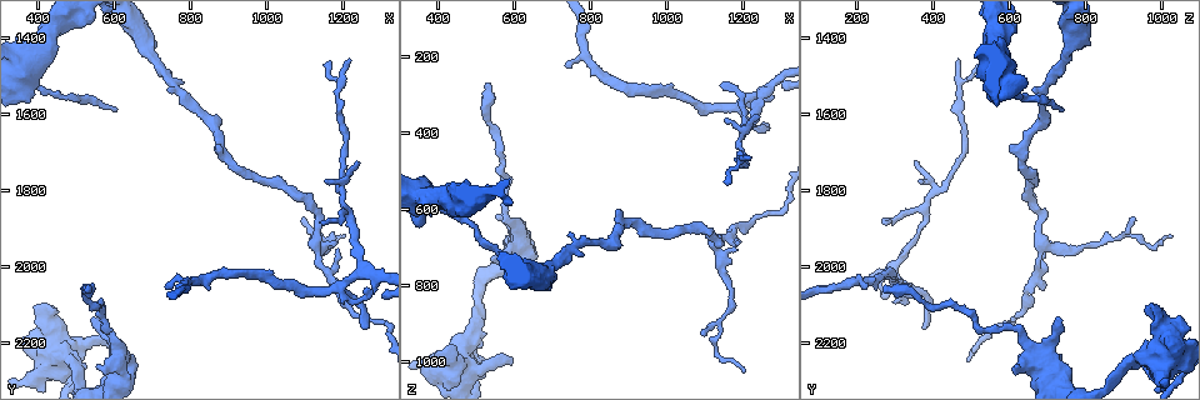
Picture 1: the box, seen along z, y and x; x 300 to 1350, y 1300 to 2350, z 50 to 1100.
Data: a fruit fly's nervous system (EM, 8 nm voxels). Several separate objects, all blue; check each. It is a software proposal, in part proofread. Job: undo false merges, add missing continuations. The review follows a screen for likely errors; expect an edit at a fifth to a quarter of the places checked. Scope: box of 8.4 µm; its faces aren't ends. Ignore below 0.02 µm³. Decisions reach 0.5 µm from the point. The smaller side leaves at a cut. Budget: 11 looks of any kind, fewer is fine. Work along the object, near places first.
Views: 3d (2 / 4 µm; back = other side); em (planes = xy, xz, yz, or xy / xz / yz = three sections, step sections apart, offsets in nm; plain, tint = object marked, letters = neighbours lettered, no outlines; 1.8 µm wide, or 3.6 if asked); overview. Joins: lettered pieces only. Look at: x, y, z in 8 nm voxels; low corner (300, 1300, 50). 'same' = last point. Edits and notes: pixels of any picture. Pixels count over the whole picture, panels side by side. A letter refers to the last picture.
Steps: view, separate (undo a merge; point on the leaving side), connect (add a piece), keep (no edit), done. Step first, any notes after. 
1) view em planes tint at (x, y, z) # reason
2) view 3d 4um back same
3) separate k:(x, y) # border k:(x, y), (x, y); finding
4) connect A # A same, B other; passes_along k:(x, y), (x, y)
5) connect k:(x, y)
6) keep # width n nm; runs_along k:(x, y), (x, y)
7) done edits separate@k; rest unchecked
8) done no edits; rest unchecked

view em planes letters at (1215, 1460, 460) # an open end

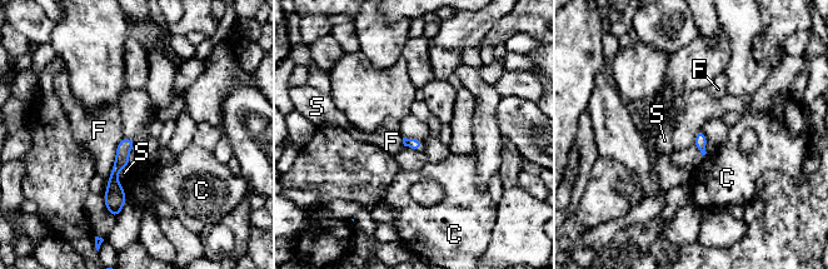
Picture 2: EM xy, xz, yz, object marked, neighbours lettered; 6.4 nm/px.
keep # longest_contact F 400 nm; C other, F other, S other; no lettered piece goes on from it

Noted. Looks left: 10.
view 3d 2um back at (690, 1440, 745) # calibre changes

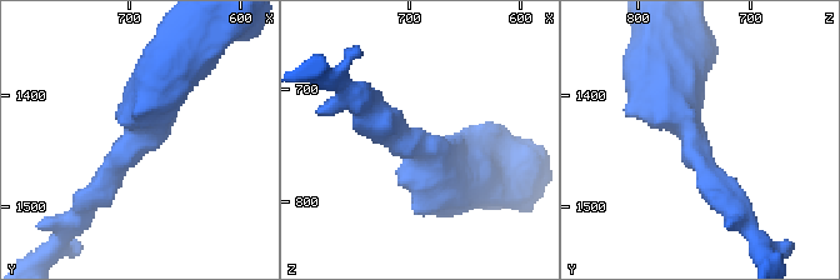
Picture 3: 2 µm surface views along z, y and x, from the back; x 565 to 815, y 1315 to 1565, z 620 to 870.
view em planes tint at (694, 1446, 748) # arm_widths 180, 440 nm

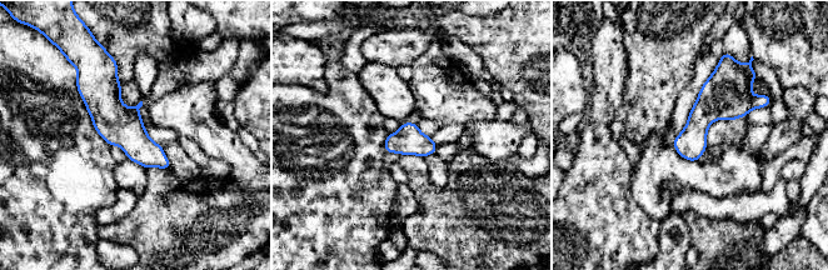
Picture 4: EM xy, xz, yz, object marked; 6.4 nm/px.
view em planes letters same

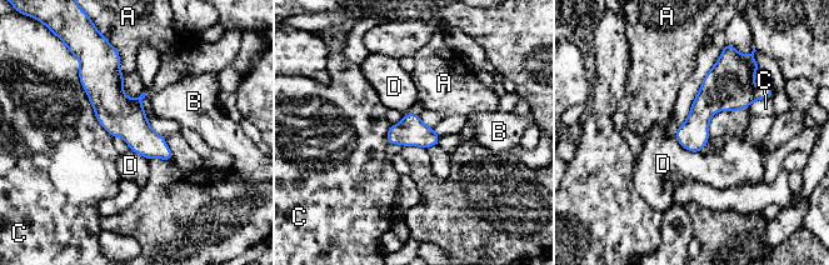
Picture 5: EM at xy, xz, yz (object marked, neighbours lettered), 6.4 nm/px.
keep # A other, B other, C other, D other; runs_along 5:(115, 59), (111, 103), (169, 156); all the same neuron

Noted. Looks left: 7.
view em 3.6um planes tint at (390, 1520, 585)

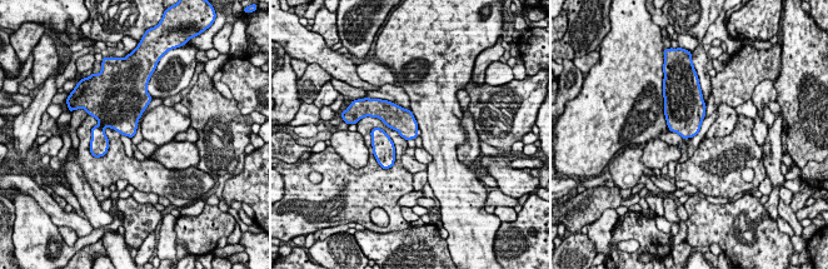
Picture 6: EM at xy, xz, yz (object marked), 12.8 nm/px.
view em 3.6um planes letters same

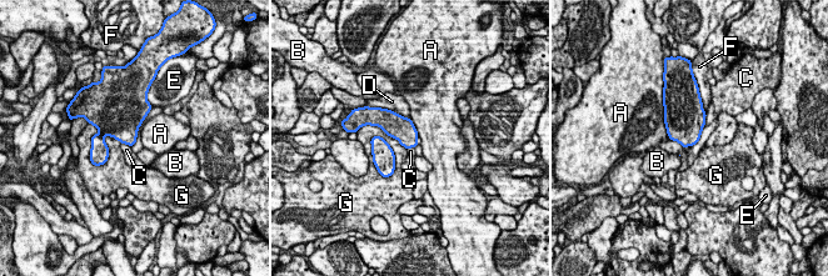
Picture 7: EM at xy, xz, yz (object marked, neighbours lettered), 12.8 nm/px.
keep # width 300 nm; A other, B other, C other, D other, E other, F other, G other; all the same neuron

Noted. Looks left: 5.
view em xy step 4 tint at (490, 2250, 915) # sudden change in width

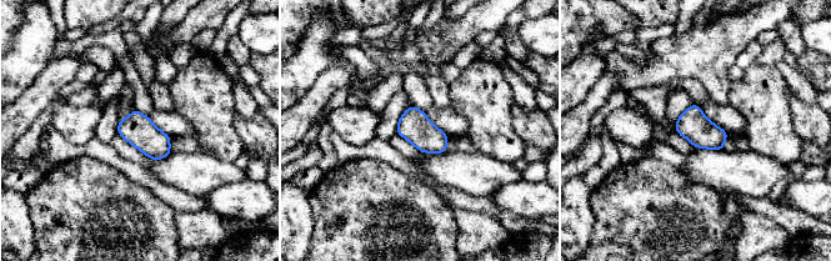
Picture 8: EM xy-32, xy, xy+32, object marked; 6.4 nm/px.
view em planes tint same

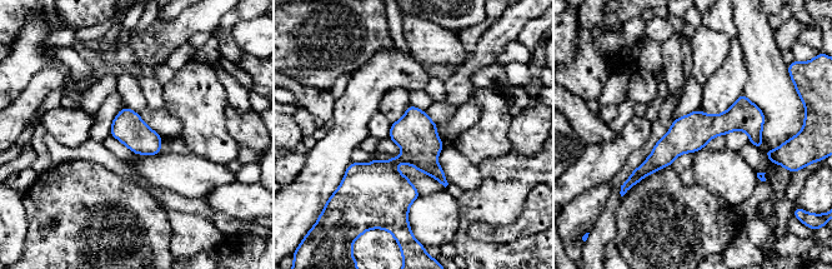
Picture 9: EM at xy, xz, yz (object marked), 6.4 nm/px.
view em planes letters same # see the neighbours

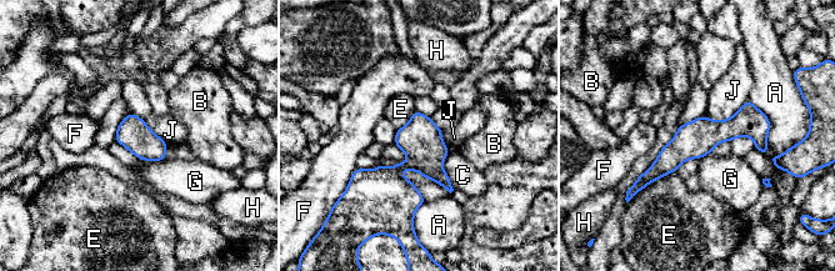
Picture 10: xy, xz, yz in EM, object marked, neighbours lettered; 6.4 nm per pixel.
separate 10:(443, 180) # A other, B other, C other, E other, F other, G other, H other, J other; border 10:(441, 166), (435, 180); two neurons meet here

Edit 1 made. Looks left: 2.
done edits separate@10; rest unchecked

